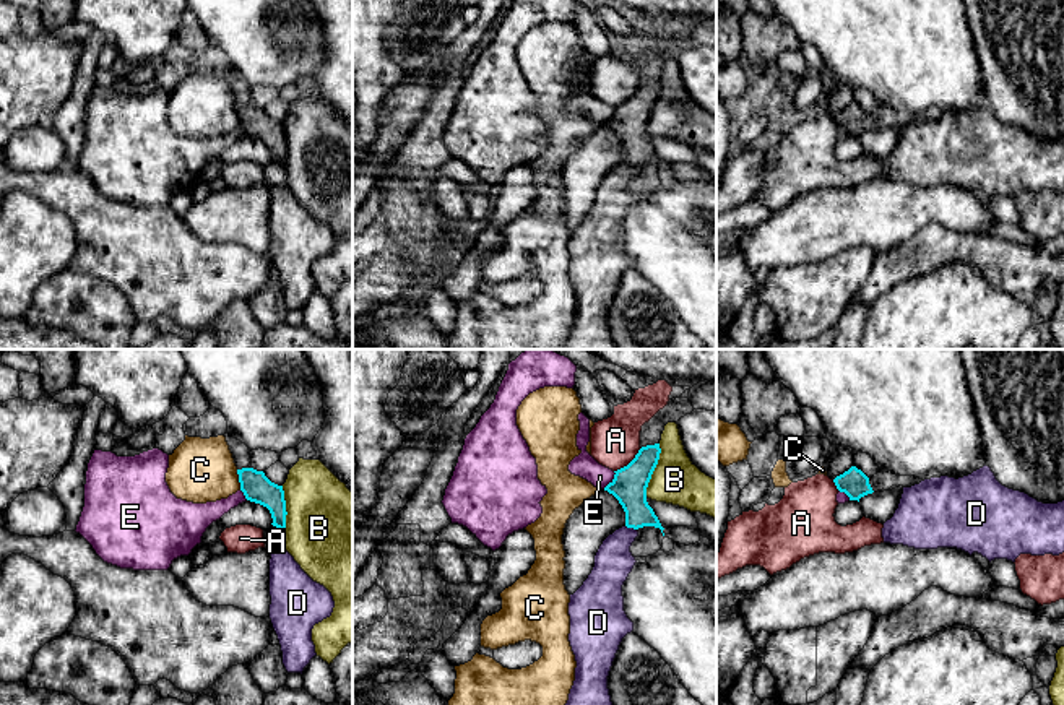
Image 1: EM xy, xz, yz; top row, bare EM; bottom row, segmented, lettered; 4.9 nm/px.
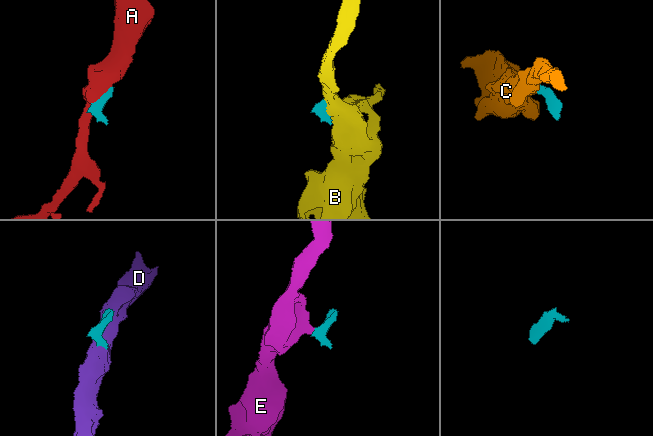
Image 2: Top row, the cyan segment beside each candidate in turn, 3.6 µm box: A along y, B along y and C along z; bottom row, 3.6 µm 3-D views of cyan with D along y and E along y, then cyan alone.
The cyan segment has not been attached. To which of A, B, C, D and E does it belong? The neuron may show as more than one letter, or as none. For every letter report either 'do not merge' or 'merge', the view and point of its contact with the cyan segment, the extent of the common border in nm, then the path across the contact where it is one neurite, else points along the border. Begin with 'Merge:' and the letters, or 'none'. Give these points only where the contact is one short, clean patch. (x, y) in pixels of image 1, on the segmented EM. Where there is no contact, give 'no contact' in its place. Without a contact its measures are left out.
Merge: none
A: do not merge; contact xz (629, 463); length 180 nm
B: do not merge; contact xz (653, 470); length 280 nm
C: do not merge; contact xy (239, 480); length 110 nm; border xy (236, 470), (241, 489)
D: do not merge; contact xz (631, 527); length 60 nm; border xz (626, 525), (635, 530)
E: do not merge; contact xz (613, 480); length 110 nm; border xz (614, 471), (614, 476), (603, 488)

